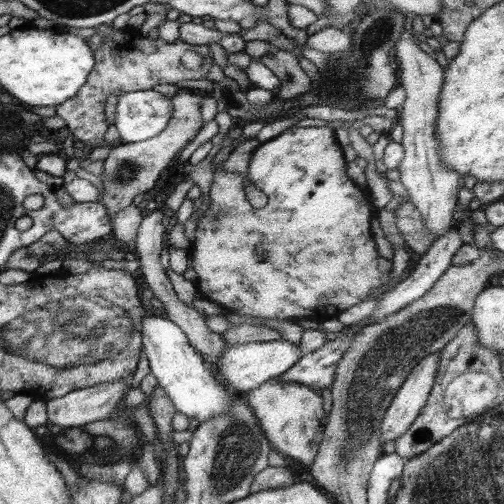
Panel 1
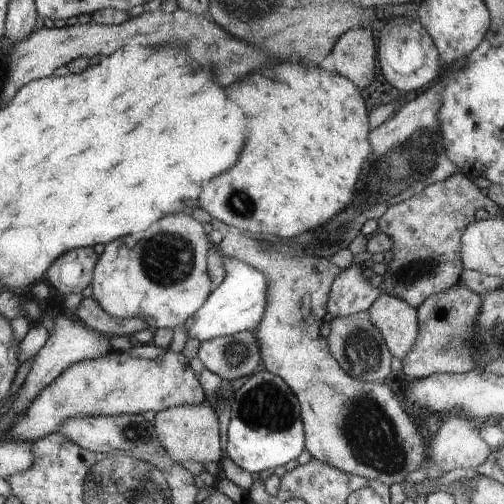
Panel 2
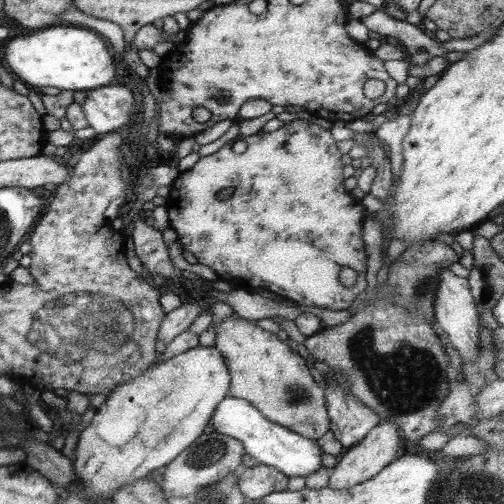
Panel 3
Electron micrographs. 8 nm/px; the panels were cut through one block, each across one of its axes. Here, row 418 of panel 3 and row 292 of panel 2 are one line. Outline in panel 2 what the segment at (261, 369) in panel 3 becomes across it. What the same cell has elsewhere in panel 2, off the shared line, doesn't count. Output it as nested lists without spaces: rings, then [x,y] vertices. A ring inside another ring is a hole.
[[[225,234],[217,244],[219,252],[227,258],[237,258],[255,270],[267,276],[267,306],[261,324],[255,330],[261,362],[265,364],[265,372],[271,372],[285,380],[289,390],[297,396],[301,408],[301,422],[305,430],[305,450],[311,454],[311,460],[319,460],[329,464],[343,474],[351,474],[357,478],[365,478],[367,482],[379,482],[385,486],[403,484],[405,476],[411,470],[419,470],[427,466],[427,444],[411,418],[401,408],[401,402],[387,388],[387,384],[379,382],[363,382],[355,380],[345,370],[341,370],[339,362],[331,356],[327,340],[319,336],[319,328],[323,324],[323,316],[327,312],[327,298],[331,290],[331,282],[339,276],[339,268],[329,260],[321,260],[315,256],[285,256],[281,252],[269,252],[267,242],[257,242],[245,234]]]

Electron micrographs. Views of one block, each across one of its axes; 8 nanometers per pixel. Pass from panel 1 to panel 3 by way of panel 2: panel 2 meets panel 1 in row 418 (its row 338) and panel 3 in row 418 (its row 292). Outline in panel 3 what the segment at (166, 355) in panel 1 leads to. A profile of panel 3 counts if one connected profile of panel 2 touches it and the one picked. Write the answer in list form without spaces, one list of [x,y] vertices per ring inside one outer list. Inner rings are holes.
[[[227,396],[225,400],[221,400],[213,412],[211,426],[213,426],[213,432],[225,434],[229,438],[237,438],[243,444],[245,454],[249,454],[255,464],[265,464],[269,468],[275,468],[277,472],[285,474],[287,478],[307,478],[313,472],[317,472],[319,468],[323,468],[321,466],[323,450],[317,446],[315,440],[303,438],[279,424],[269,422],[247,400],[239,400],[235,396]]]

